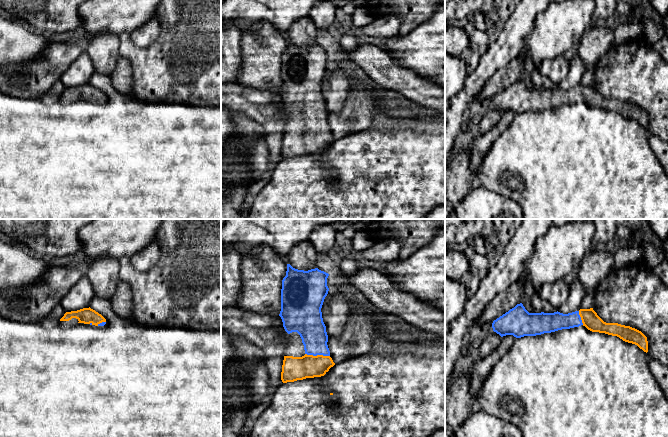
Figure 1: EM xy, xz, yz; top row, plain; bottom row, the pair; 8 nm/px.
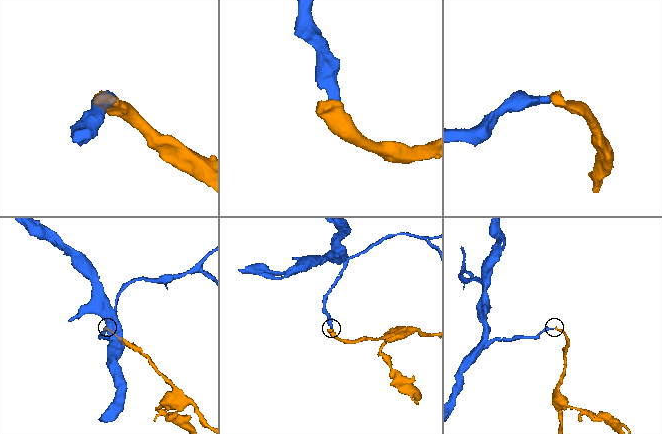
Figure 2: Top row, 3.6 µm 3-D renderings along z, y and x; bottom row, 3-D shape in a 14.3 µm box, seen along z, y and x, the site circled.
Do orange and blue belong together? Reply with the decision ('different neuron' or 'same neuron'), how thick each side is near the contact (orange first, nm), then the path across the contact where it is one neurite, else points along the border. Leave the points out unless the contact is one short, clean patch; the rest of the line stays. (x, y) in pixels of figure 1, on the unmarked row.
same neuron; 190 nm thick on the orange side, 220 nm on the other; runs through xz (308, 142), (317, 131), (314, 111), (309, 101)

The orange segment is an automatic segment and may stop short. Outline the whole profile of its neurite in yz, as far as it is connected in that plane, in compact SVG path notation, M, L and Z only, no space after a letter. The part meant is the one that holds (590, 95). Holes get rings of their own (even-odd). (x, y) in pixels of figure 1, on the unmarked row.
M520 79L494 96L492 104L501 113L513 111L516 114L521 114L581 101L592 108L617 112L625 118L637 121L644 128L648 128L647 113L641 107L618 99L606 99L593 84L580 85L568 90L558 87L554 89L529 89Z

